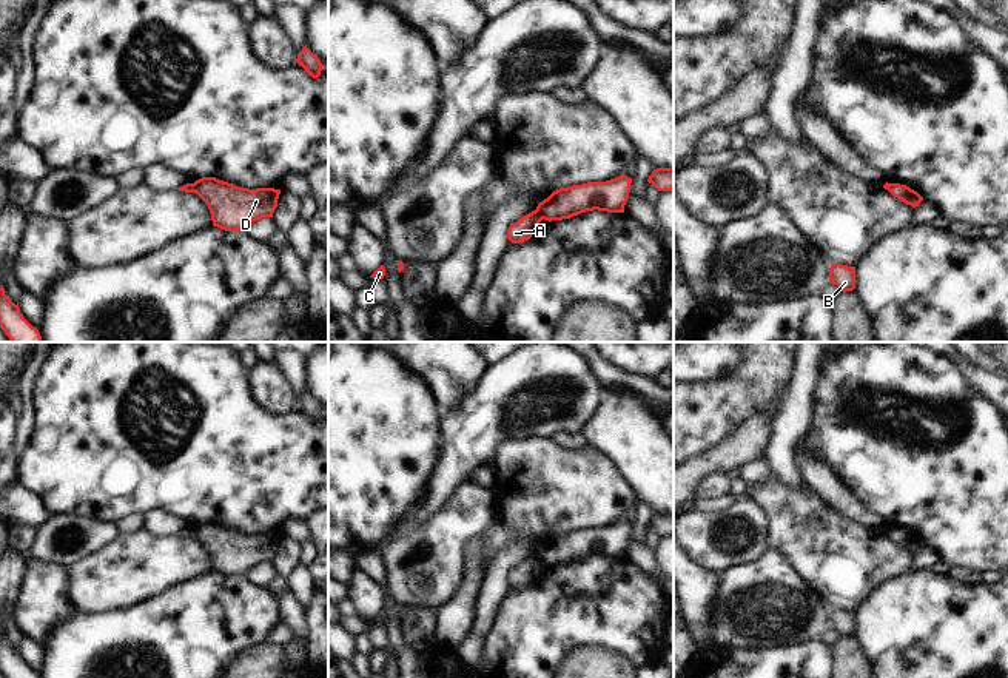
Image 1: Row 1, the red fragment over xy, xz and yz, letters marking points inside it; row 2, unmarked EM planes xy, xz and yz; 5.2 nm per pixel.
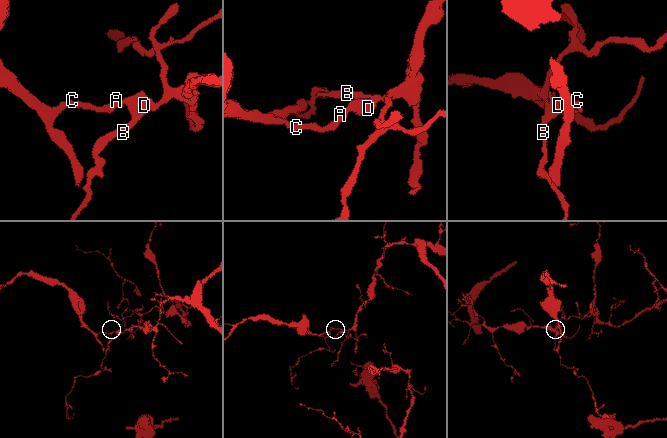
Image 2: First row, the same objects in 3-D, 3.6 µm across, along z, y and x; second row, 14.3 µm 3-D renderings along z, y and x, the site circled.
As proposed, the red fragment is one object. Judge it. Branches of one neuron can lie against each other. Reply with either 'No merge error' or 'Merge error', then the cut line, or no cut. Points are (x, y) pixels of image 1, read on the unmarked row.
Merge error. Split along xz (535, 555), (541, 564).

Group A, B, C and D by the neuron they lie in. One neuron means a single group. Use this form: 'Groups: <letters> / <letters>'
Groups: A C / B D.

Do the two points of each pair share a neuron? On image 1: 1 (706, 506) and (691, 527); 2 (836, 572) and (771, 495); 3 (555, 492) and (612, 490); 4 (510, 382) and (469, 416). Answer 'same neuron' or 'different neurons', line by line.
1: different neurons
2: same neuron
3: same neuron
4: same neuron

